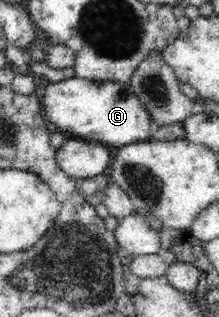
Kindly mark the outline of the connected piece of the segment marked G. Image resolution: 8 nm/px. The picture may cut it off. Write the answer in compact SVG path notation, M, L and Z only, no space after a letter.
M75 76L50 83L43 93L42 109L48 124L53 123L53 130L63 135L67 131L71 138L89 139L89 142L99 142L113 150L147 140L157 128L128 82L97 82Z

